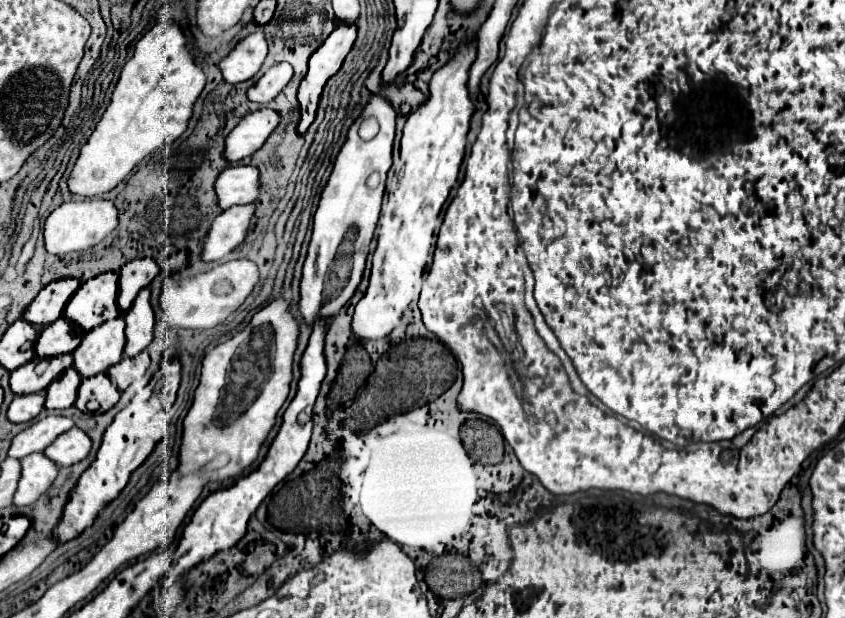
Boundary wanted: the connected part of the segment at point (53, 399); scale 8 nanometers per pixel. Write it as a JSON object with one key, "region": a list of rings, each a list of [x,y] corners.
{"region":[[[68,368],[66,372],[62,372],[62,376],[58,376],[58,380],[54,380],[48,388],[46,388],[46,402],[44,406],[48,410],[52,408],[70,408],[78,396],[78,384],[82,382],[82,376],[78,376],[78,372],[74,368]]]}

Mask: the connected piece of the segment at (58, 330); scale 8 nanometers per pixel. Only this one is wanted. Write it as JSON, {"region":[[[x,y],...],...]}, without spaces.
{"region":[[[66,318],[56,320],[40,330],[38,340],[34,342],[34,354],[38,358],[52,358],[60,354],[70,354],[82,340],[82,332],[76,330]]]}

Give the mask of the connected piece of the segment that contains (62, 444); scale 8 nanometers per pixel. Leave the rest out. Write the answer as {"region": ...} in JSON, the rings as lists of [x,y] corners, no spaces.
{"region":[[[70,428],[70,432],[64,432],[50,444],[50,448],[44,448],[44,456],[50,456],[54,464],[58,466],[72,466],[88,456],[92,448],[92,440],[78,428]]]}

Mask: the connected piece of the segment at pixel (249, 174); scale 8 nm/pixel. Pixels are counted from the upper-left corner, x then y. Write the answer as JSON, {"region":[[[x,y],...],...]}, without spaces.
{"region":[[[230,166],[224,168],[214,182],[218,206],[222,210],[236,204],[252,204],[258,196],[260,172],[254,166]]]}

